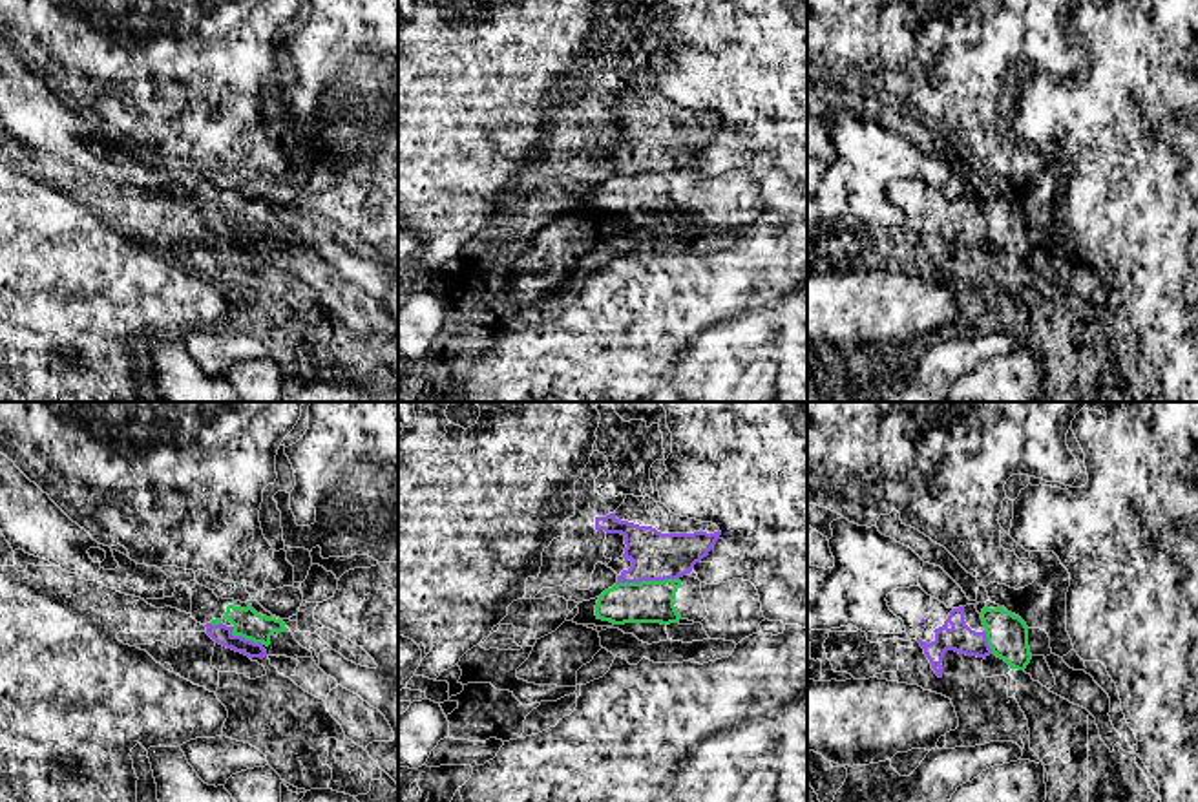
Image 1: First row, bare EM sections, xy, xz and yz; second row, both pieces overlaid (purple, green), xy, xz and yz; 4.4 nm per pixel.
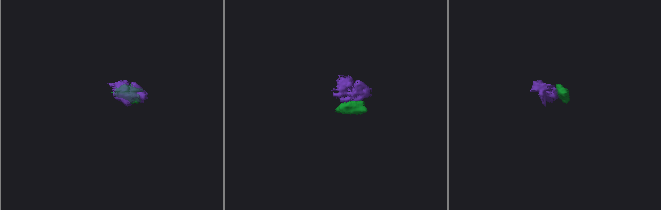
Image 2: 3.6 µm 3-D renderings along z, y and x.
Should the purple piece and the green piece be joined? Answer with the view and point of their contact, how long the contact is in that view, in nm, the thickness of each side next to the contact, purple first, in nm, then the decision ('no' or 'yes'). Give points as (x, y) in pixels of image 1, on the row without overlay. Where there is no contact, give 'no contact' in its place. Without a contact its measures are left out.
contact xz (647, 170); length 260 nm; calibres 220 and 190 nm; no

